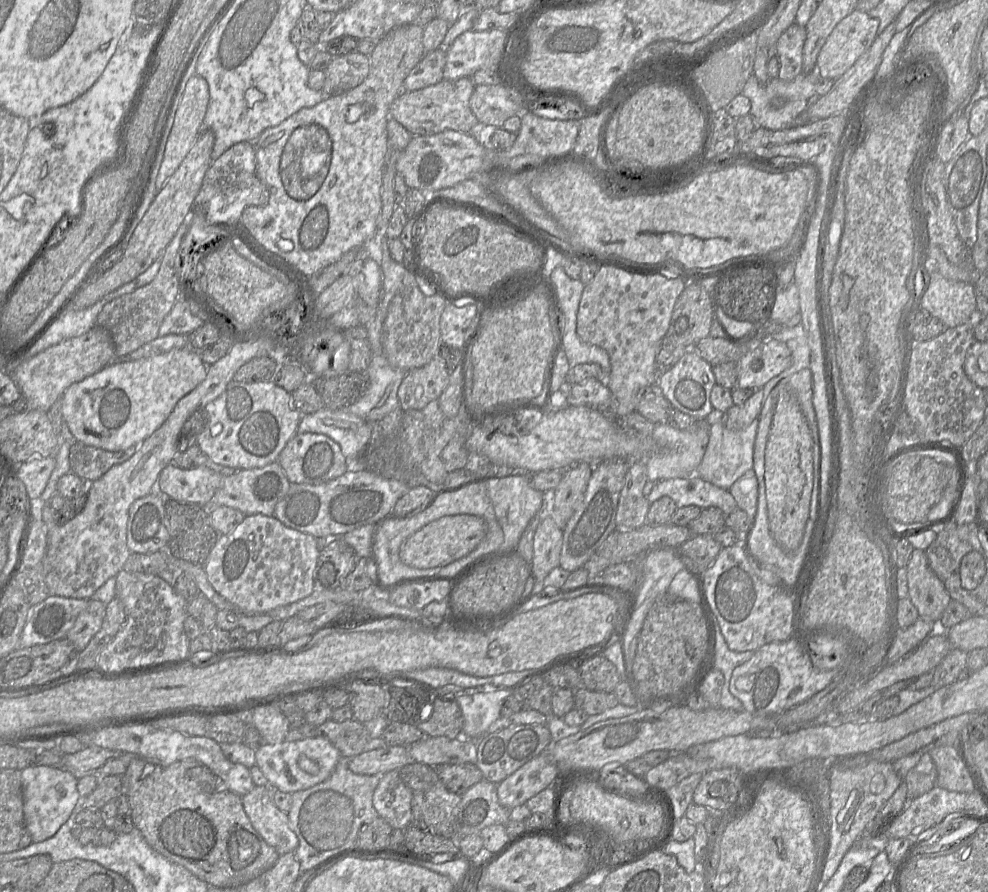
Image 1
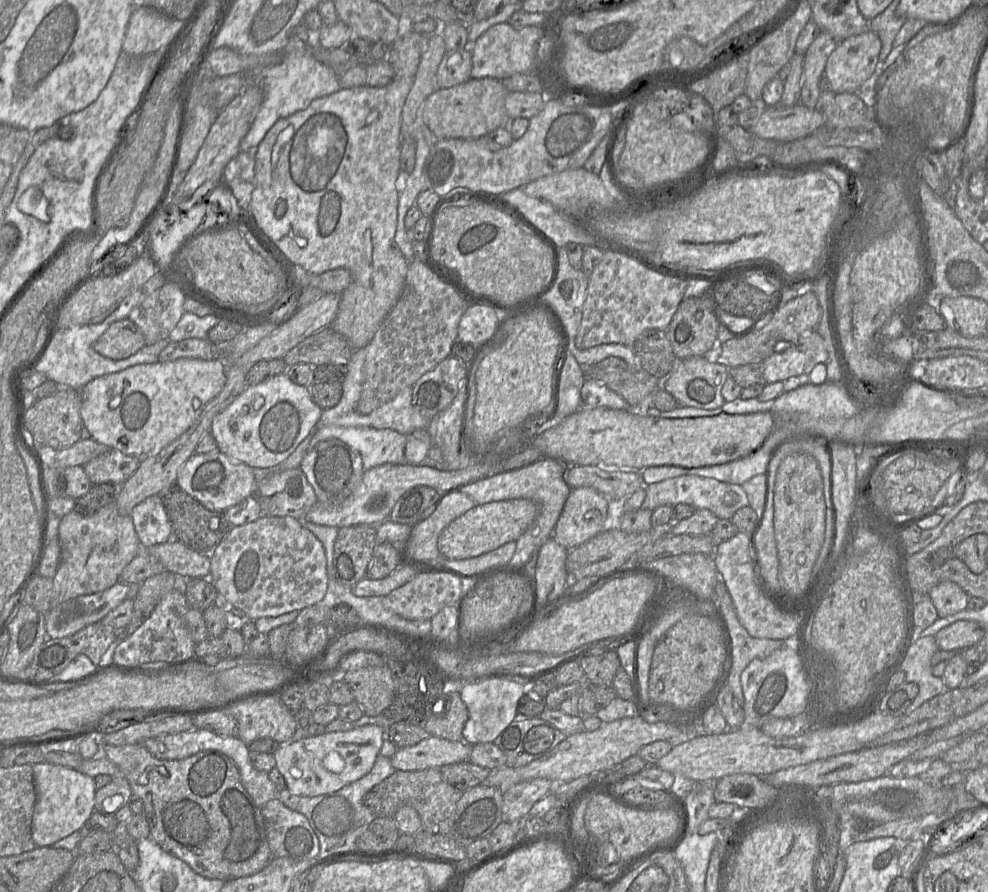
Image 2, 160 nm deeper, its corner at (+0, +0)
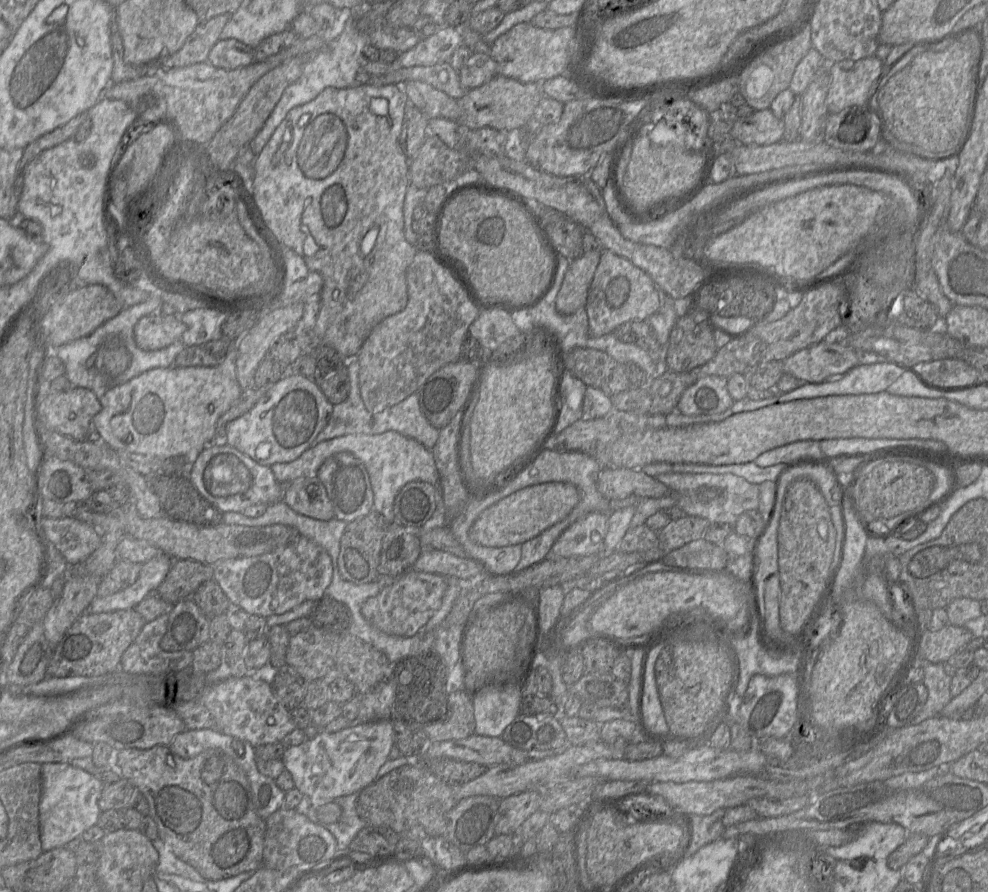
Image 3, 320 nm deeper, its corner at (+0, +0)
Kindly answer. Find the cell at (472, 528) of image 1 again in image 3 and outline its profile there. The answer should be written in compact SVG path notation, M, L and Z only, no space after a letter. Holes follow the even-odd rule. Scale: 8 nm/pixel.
M547 482L523 488L485 509L470 527L469 538L485 547L523 544L565 519L579 500L579 490L570 483Z

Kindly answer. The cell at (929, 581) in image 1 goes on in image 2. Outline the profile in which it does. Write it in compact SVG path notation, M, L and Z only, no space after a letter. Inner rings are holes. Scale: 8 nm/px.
M952 581L938 583L929 590L928 595L938 612L939 618L969 610L970 596Z

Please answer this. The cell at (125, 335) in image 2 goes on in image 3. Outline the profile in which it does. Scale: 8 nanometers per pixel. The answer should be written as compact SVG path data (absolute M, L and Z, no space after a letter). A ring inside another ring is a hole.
M156 312L139 319L134 327L134 338L140 349L155 351L180 340L186 329L178 314Z

